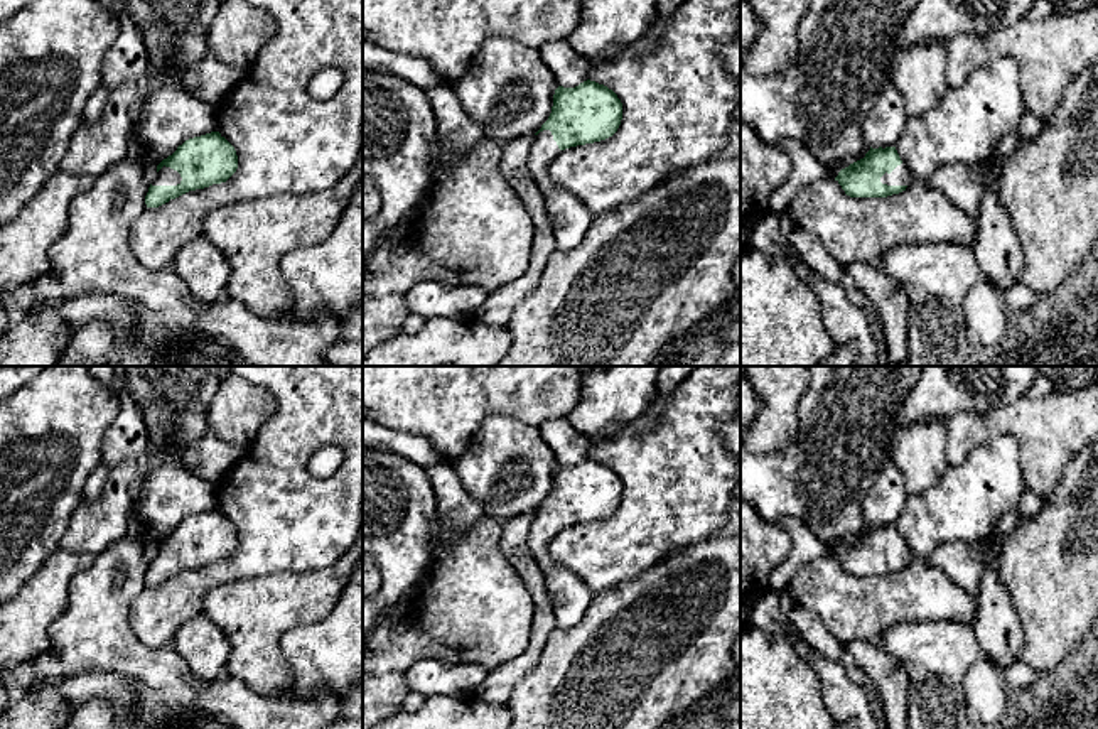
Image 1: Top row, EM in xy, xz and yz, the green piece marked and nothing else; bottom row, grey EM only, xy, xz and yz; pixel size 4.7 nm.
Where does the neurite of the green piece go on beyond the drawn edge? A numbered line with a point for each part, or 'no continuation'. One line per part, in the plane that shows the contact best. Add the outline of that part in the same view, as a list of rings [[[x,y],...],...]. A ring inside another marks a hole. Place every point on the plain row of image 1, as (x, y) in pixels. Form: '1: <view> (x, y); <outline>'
1: xy (166, 554); [[[164,543],[152,557],[152,564],[177,564],[180,559],[182,555],[177,548]]]

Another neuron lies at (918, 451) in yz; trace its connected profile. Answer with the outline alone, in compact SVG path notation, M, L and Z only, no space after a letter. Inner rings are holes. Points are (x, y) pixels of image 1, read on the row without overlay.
M926 418L894 430L887 459L901 471L907 496L928 491L950 467L945 454L946 442L945 418Z

